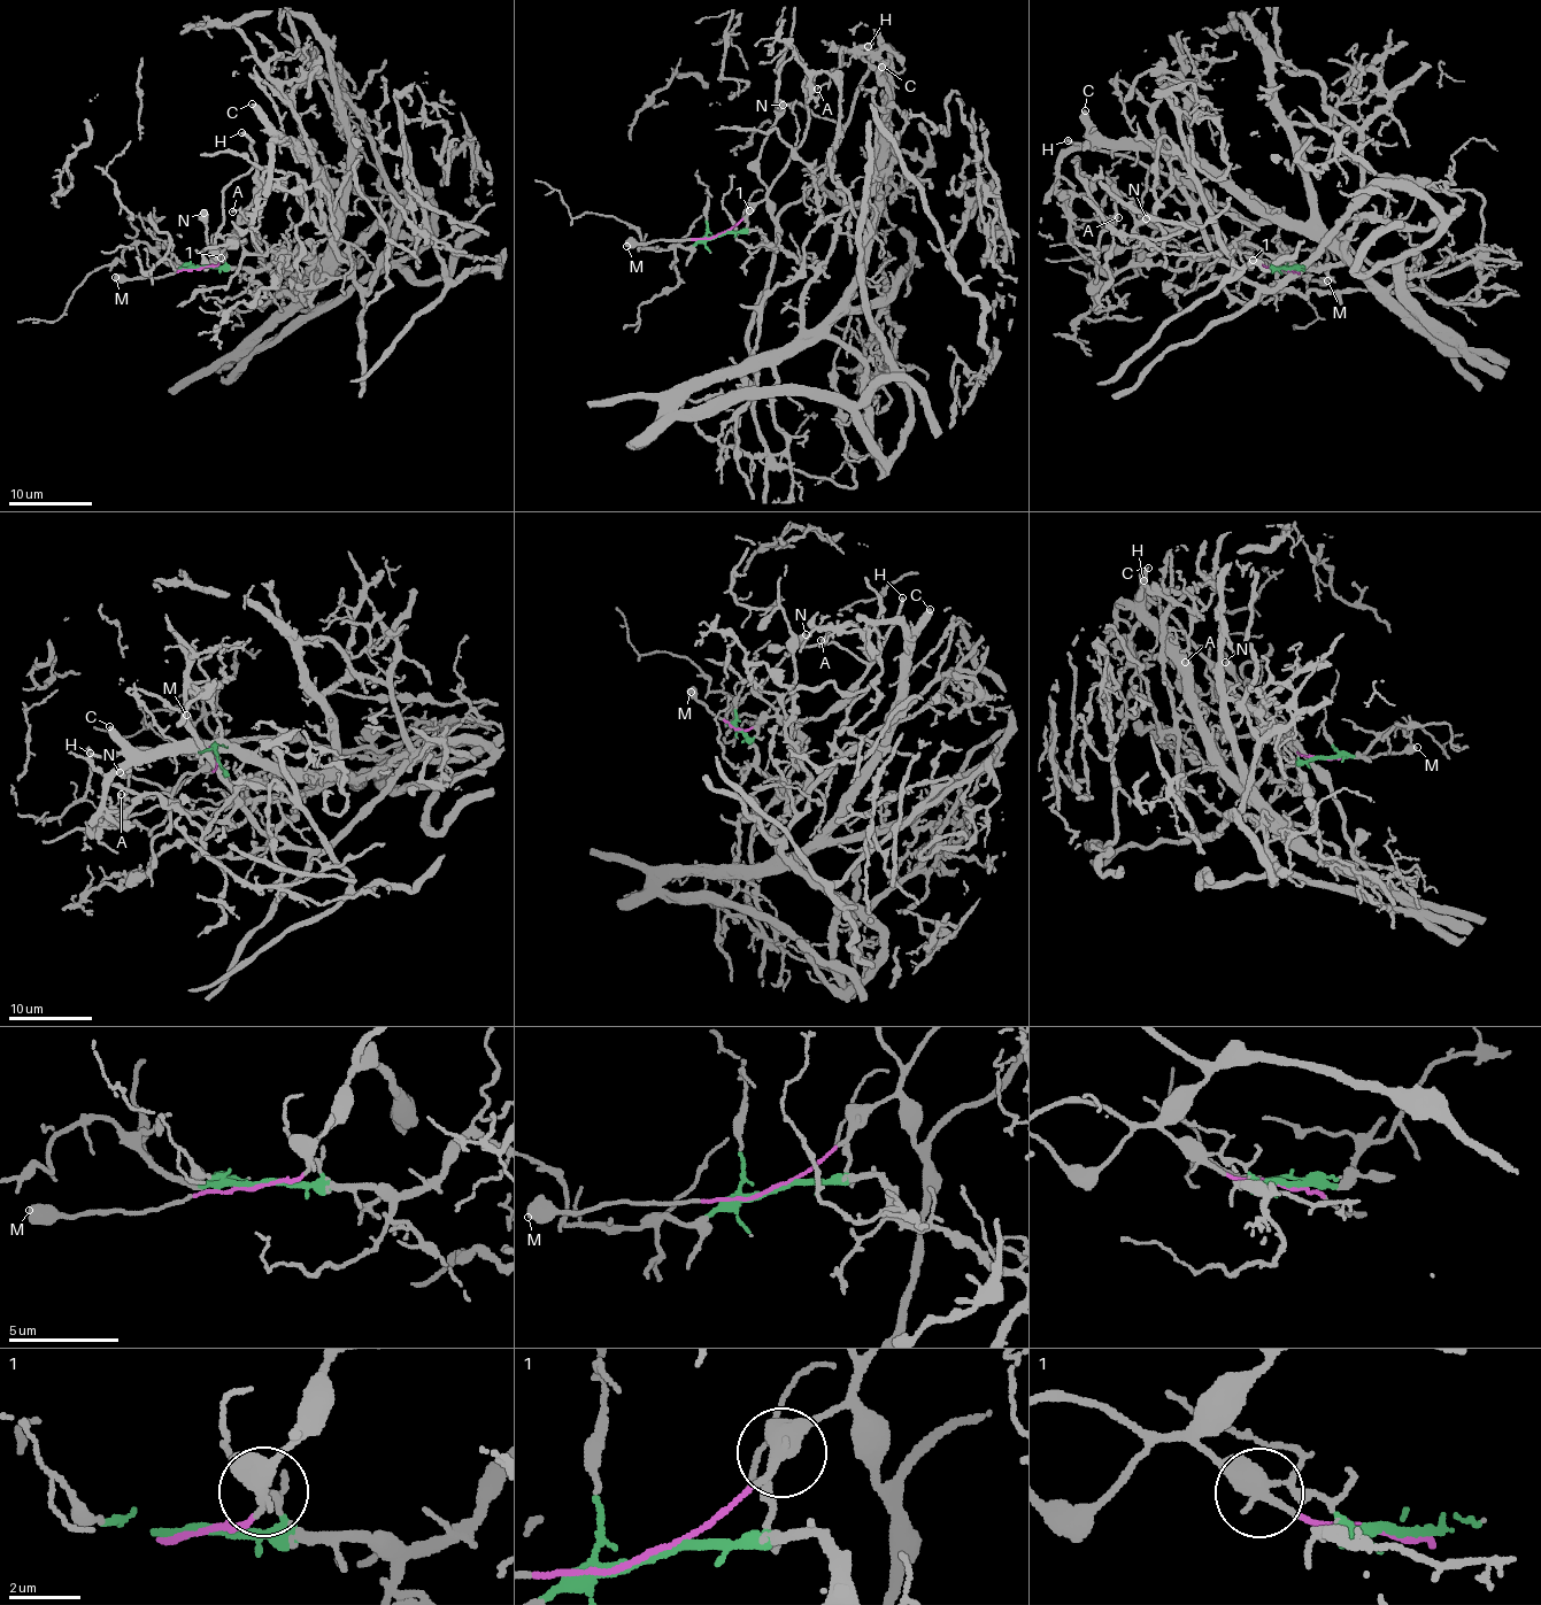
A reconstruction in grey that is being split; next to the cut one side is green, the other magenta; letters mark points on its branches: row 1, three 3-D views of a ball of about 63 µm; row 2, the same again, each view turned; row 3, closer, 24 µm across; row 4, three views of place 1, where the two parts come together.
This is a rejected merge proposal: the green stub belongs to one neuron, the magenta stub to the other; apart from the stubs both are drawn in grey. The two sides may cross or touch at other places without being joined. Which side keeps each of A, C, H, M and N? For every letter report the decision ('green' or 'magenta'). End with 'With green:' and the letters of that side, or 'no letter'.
A: green
C: green
H: magenta
M: magenta
N: magenta
With green: A, C

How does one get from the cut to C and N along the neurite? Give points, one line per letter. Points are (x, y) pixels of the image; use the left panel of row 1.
C: (201, 267), (263, 269), (340, 238), (348, 254), (310, 149), (252, 103)
N: (201, 269), (216, 267), (228, 244), (217, 259), (213, 257), (206, 240), (203, 213)

